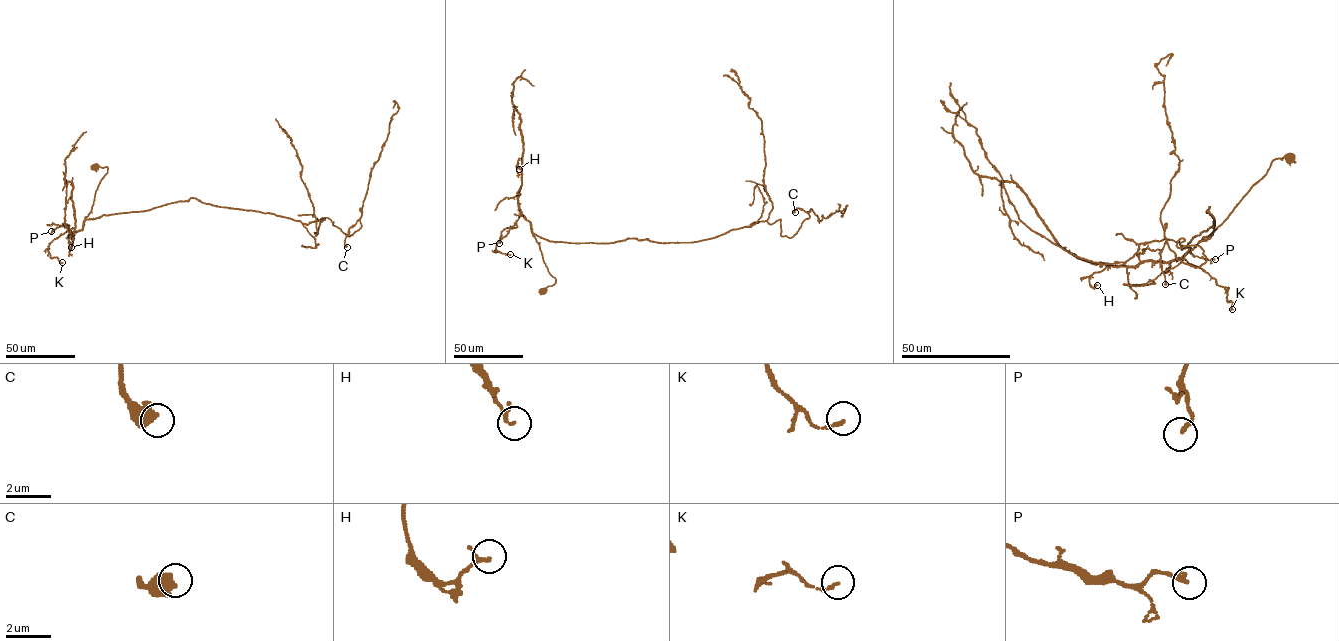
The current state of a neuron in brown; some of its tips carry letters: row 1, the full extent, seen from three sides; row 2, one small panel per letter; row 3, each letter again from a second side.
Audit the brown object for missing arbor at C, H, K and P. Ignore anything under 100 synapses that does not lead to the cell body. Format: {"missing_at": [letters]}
{"missing_at": []}

